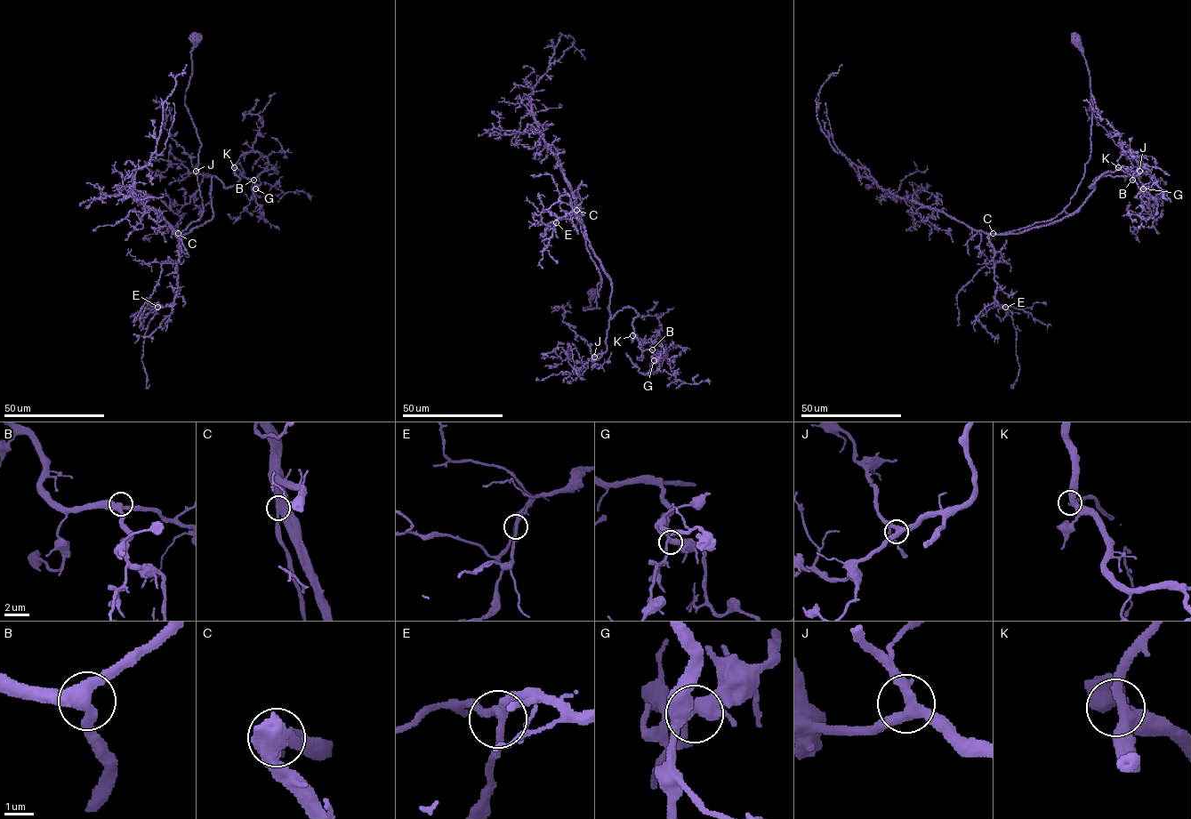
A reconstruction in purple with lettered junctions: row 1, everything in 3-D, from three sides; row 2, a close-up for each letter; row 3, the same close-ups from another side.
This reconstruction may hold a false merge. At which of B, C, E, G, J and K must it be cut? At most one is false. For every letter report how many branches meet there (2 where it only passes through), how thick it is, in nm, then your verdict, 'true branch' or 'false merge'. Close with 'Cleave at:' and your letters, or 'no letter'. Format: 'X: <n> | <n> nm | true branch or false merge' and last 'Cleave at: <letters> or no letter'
B: 3 | 400 nm | true branch
C: 3 | 480 nm | true branch
E: 3 | 260 nm | true branch
G: 3 | 380 nm | true branch
J: 3 | 360 nm | true branch
K: 3 | 360 nm | true branch
Cleave at: no letter

